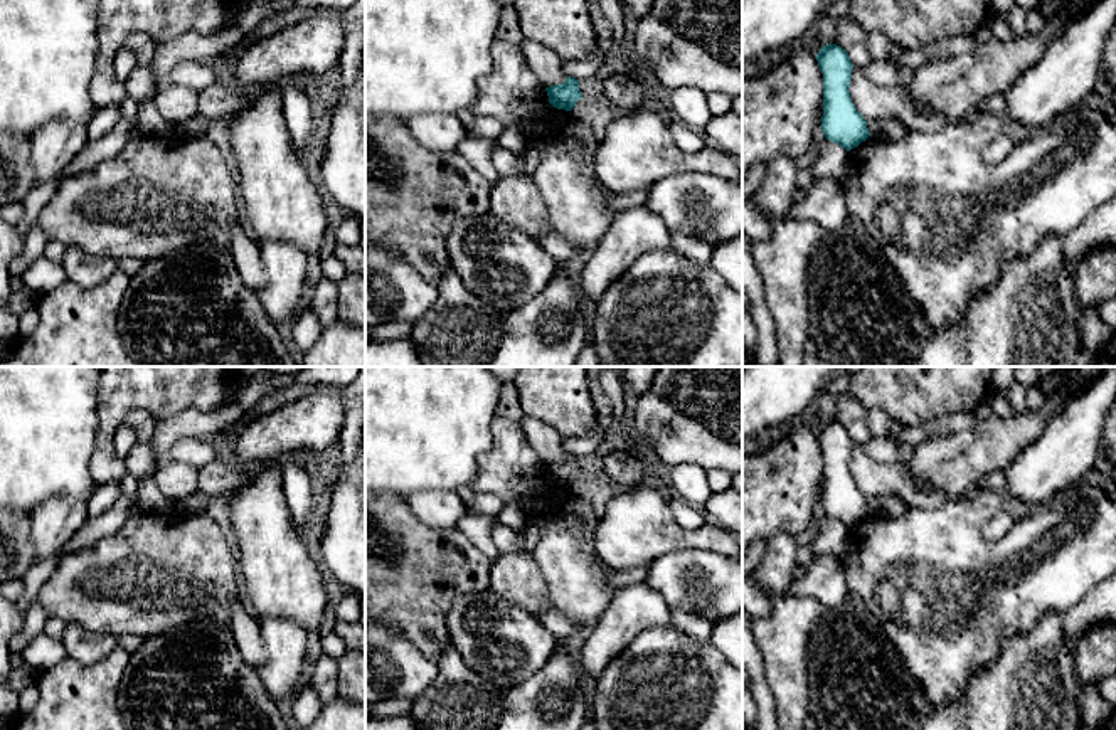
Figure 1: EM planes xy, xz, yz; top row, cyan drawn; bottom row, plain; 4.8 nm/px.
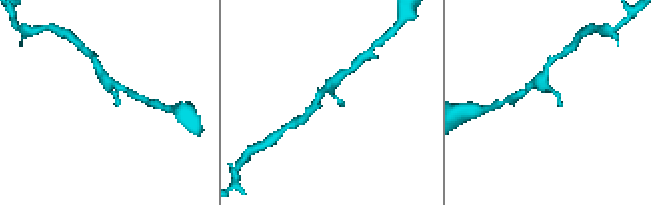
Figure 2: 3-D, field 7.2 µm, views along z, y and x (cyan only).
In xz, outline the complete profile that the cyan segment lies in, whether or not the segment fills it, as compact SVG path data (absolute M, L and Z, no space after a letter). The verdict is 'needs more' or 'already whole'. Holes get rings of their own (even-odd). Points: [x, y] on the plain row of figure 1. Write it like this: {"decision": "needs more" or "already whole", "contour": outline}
{"decision": "already whole", "contour": "M567 454L562 461L545 464L549 479L557 486L572 488L576 479L582 474L579 458Z"}

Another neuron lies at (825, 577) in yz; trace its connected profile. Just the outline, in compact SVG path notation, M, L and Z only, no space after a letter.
M815 553L801 579L794 579L784 594L813 595L826 611L837 611L847 599L845 570L840 560Z

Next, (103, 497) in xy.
M116 483L96 484L88 500L88 520L106 513L121 495L121 486Z

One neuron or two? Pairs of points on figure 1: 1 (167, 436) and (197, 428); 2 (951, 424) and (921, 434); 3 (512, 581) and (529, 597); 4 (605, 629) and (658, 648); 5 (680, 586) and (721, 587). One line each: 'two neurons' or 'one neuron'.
1: one neuron
2: one neuron
3: one neuron
4: two neurons
5: one neuron

